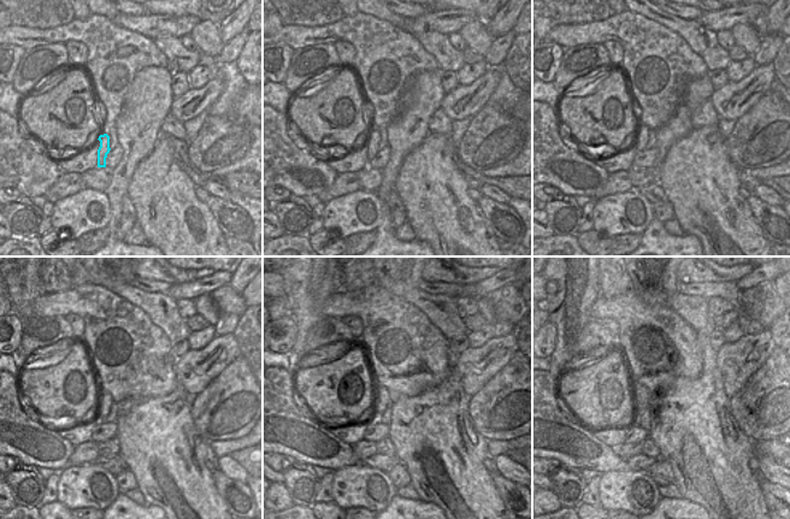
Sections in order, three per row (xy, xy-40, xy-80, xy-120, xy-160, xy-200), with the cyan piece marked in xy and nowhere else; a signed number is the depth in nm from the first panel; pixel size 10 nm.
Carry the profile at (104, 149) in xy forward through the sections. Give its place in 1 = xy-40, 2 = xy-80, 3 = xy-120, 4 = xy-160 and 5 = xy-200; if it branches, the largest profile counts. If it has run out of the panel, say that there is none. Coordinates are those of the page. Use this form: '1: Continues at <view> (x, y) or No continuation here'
1: Continues at xy-40 (372, 141)
2: Continues at xy-80 (642, 136)
3: Continues at xy-120 (104, 404)
4: Continues at xy-160 (371, 413)
5: Continues at xy-200 (643, 395)

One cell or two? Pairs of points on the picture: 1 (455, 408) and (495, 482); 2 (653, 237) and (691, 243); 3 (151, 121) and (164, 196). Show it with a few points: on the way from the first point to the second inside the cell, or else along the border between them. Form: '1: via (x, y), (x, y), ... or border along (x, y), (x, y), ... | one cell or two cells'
1: border along (487, 473), (487, 482), (497, 500) | two cells
2: via (662, 243), (682, 243) | one cell
3: border along (161, 133), (154, 148), (136, 165) | two cells

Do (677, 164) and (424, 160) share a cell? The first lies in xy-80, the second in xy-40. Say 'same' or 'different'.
same

